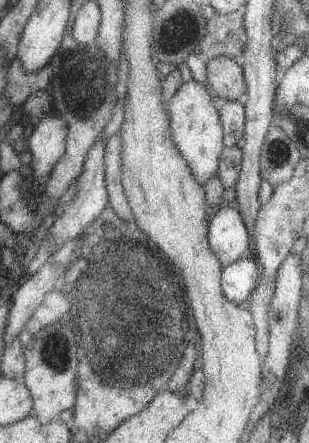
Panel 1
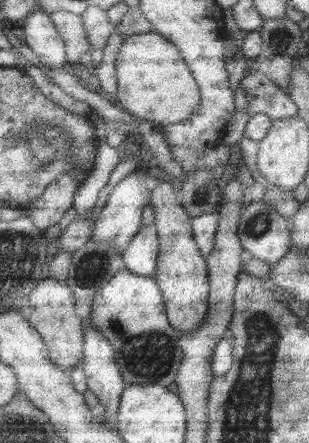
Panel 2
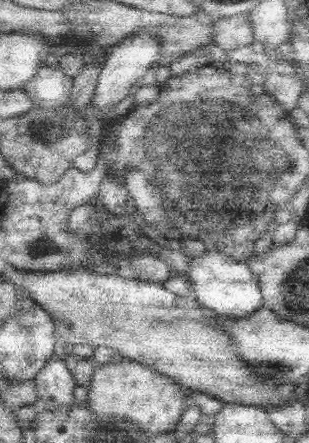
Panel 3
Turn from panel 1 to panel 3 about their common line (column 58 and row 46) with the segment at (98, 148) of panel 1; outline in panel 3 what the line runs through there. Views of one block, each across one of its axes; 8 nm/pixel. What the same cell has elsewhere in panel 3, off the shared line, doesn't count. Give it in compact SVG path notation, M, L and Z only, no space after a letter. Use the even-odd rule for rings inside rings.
M250 14L220 18L220 20L212 22L210 26L214 28L212 30L214 46L218 46L226 52L250 46L254 42L254 34L252 34L252 26L250 26Z

